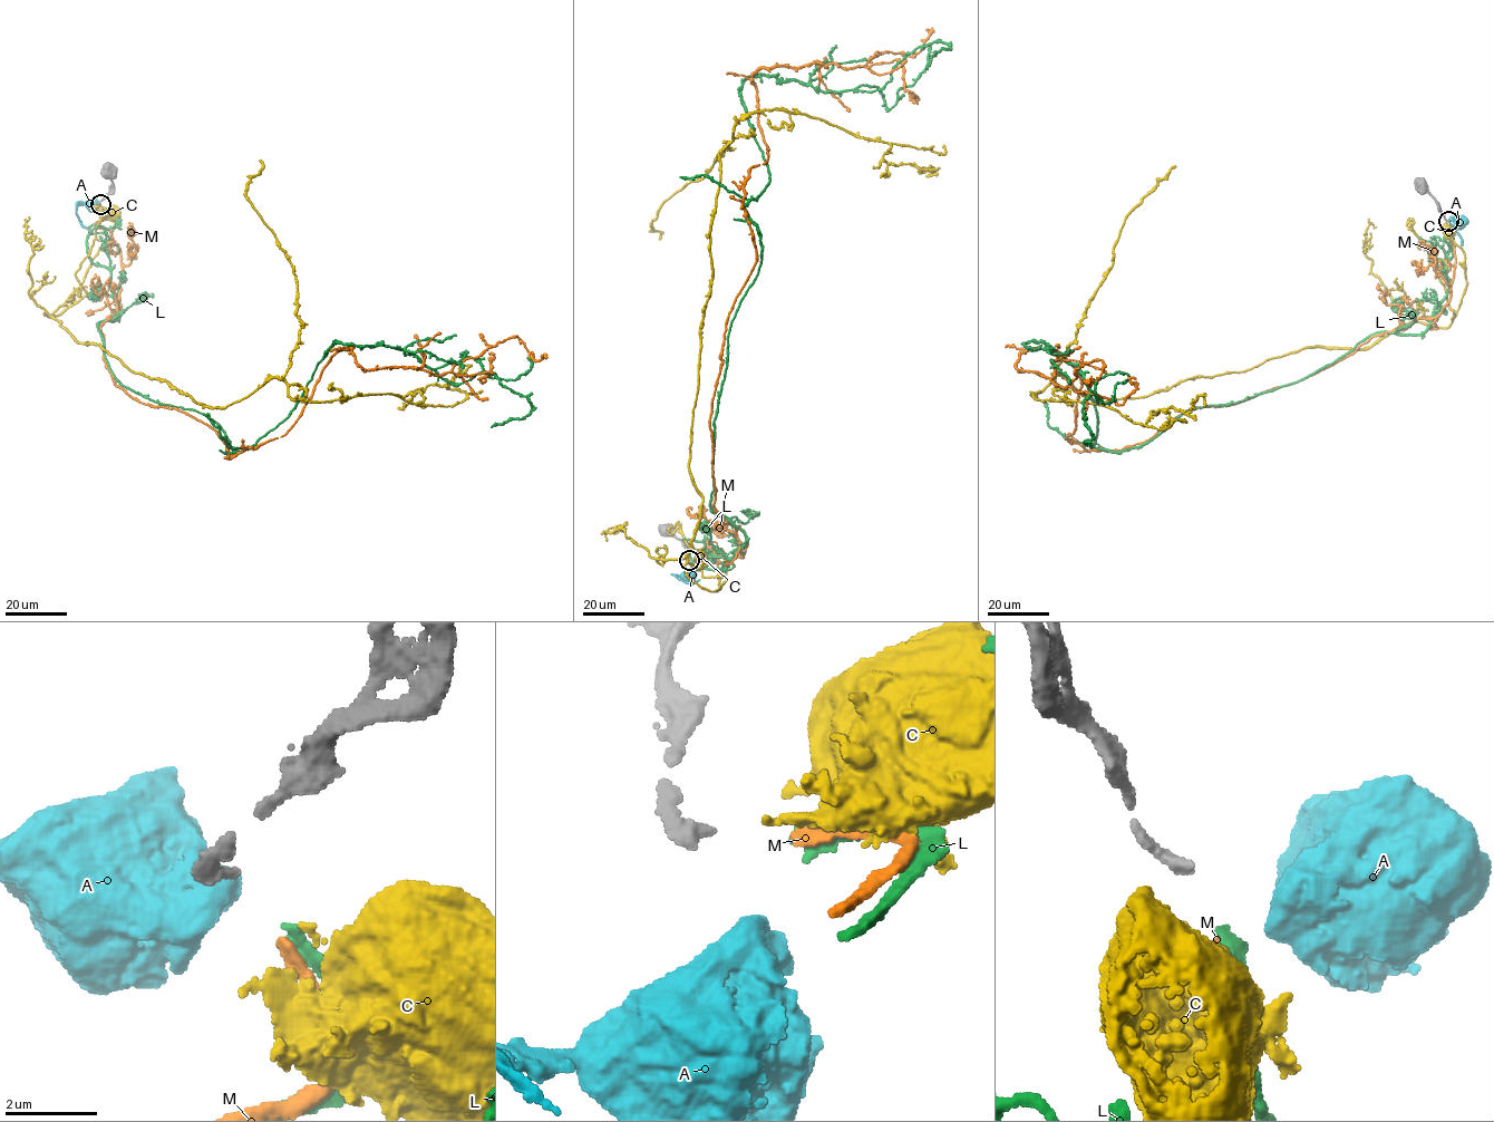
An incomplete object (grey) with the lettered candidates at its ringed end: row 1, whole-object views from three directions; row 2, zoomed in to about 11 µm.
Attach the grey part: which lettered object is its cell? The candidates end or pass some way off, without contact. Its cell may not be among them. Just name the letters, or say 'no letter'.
M

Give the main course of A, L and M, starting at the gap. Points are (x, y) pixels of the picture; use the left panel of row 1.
A: (98, 205), (77, 203), (80, 223), (89, 228)
L: (104, 208), (115, 378), (235, 455), (333, 342), (494, 375), (531, 406), (491, 427)
M: (103, 209), (115, 385), (232, 456), (281, 437), (340, 350), (434, 375), (517, 336), (547, 357)

